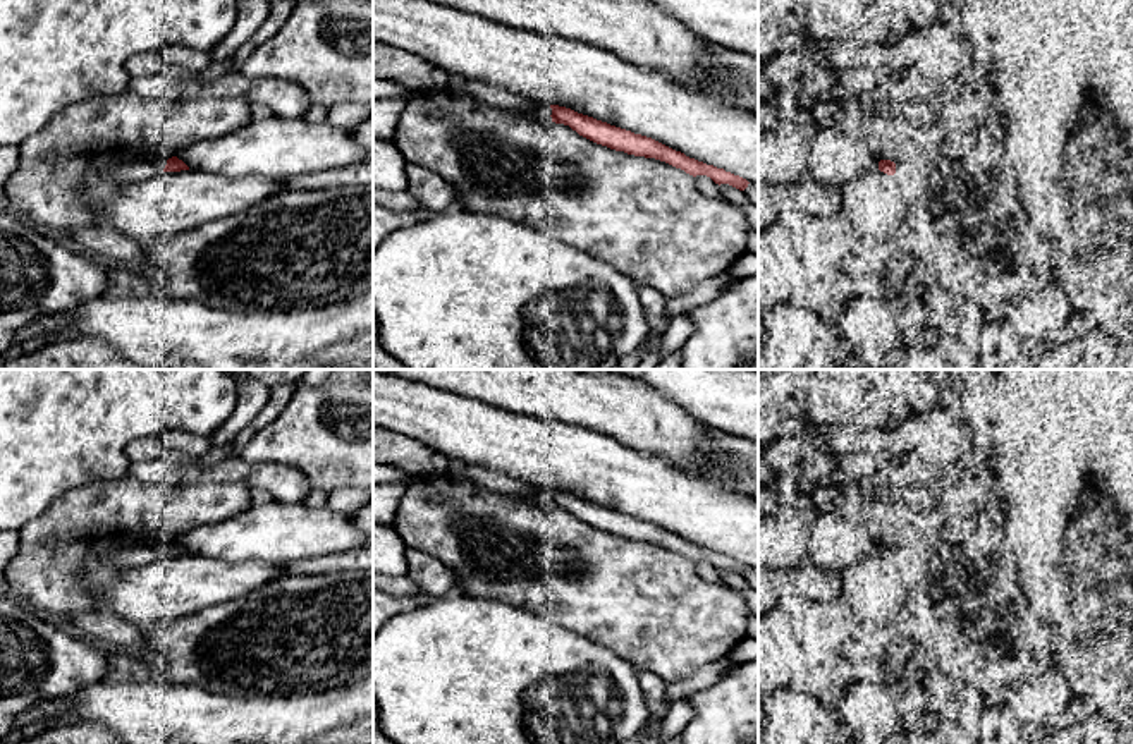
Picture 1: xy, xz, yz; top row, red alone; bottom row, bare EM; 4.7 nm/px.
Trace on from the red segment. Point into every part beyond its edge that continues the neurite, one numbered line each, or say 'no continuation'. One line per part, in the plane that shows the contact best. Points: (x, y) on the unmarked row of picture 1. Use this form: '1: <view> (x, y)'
1: xz (499, 483)

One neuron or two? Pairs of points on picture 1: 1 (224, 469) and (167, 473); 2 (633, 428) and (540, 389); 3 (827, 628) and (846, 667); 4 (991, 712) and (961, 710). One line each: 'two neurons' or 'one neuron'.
1: one neuron
2: one neuron
3: one neuron
4: two neurons

